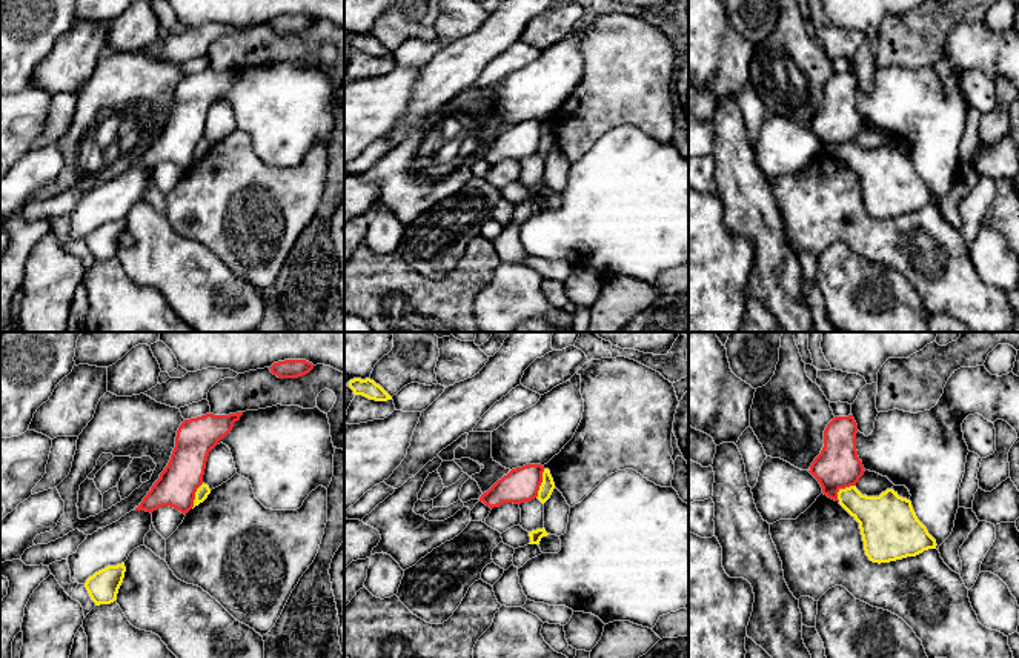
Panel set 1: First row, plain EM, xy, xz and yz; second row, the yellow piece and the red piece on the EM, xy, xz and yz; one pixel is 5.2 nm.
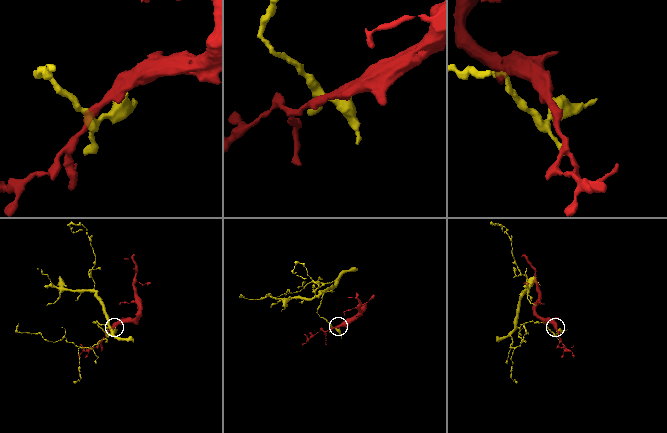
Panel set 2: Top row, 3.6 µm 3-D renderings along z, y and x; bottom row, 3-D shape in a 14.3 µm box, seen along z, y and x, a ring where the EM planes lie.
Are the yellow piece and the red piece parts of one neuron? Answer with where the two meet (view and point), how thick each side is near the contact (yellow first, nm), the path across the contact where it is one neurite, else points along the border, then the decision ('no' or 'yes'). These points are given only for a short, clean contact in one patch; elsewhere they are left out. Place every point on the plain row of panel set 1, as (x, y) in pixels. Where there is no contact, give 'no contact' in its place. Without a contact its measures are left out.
contact xz (541, 139); calibres 70 and 180 nm; border xz (544, 125), (535, 152); no

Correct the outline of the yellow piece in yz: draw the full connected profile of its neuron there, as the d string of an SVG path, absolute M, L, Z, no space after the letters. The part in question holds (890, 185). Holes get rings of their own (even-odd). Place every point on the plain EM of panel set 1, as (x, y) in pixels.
M856 141L839 145L839 160L859 178L864 206L873 218L890 218L936 204L936 195L918 175L911 157L893 145L879 152L862 151Z

